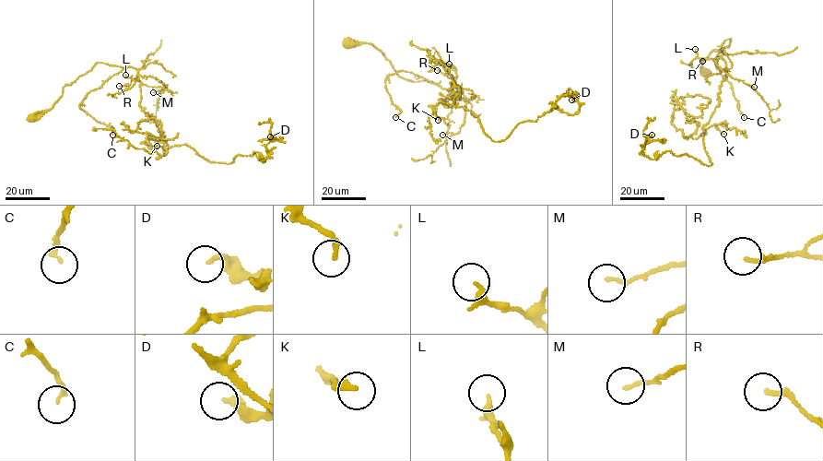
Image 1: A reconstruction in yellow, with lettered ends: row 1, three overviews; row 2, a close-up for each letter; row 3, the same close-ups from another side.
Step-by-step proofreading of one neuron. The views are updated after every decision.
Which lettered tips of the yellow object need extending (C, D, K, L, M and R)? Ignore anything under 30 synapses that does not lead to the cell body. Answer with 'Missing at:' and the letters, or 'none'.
Missing at: none

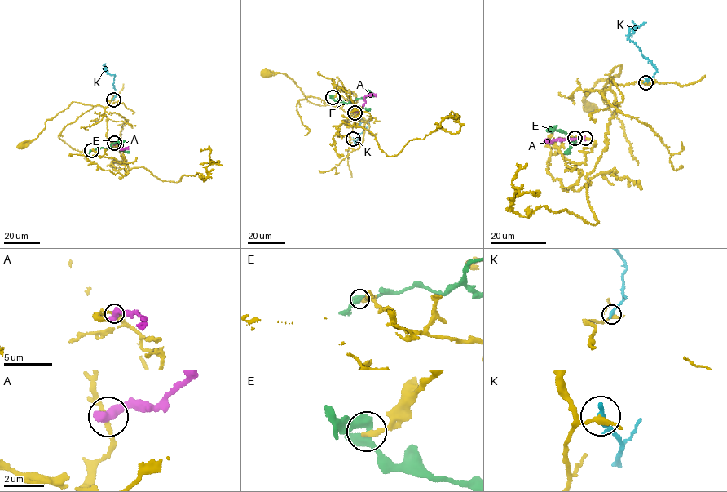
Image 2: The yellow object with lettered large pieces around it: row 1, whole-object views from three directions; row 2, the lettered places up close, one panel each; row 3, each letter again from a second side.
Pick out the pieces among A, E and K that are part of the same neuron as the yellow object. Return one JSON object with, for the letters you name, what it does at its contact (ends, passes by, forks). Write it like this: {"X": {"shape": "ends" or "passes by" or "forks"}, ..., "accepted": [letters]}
{"accepted": []}

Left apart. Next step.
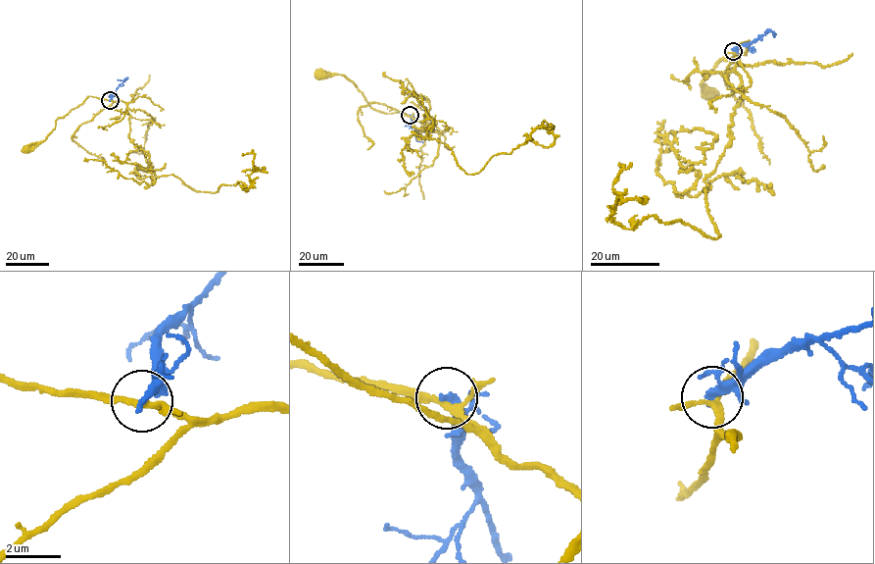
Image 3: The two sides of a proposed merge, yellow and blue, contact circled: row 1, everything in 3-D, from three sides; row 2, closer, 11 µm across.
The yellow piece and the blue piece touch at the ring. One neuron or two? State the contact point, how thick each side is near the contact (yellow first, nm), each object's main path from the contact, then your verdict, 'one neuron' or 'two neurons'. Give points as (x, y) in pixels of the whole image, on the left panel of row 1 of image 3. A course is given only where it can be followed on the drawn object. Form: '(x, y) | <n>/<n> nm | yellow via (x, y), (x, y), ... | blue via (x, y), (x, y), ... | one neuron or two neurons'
(110, 100) | 180/240 nm | yellow via (110, 100), (88, 96), (57, 120), (54, 128), (45, 139), (33, 142), (25, 150) | blue via (110, 100), (127, 77), (118, 79) | two neurons

